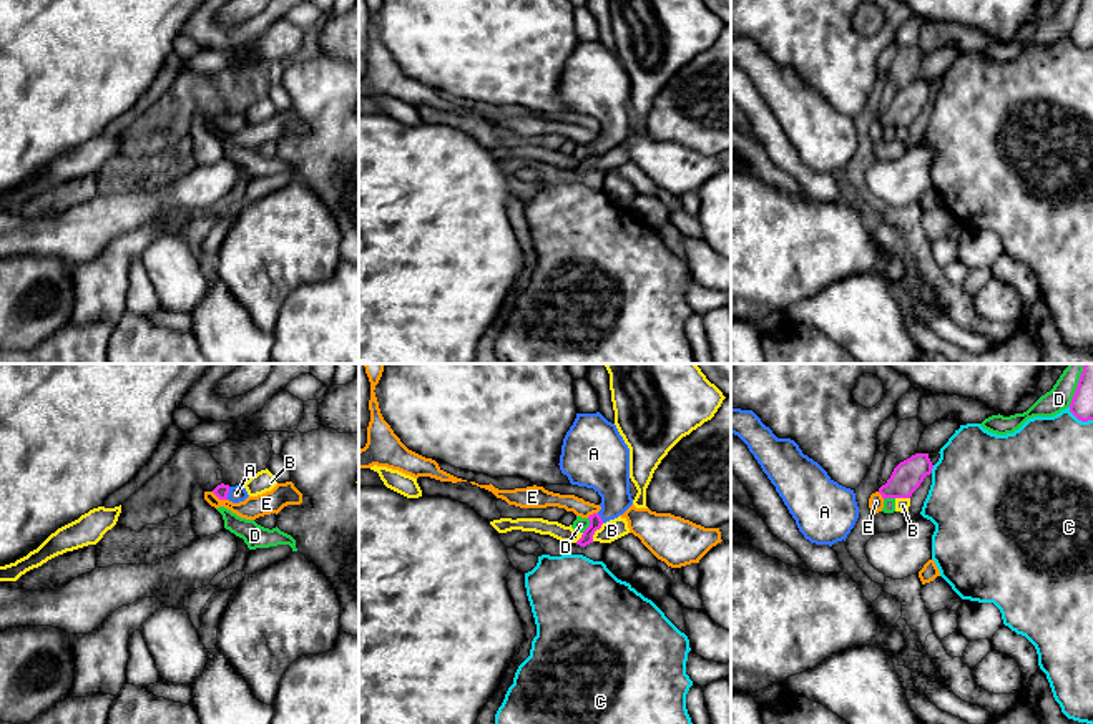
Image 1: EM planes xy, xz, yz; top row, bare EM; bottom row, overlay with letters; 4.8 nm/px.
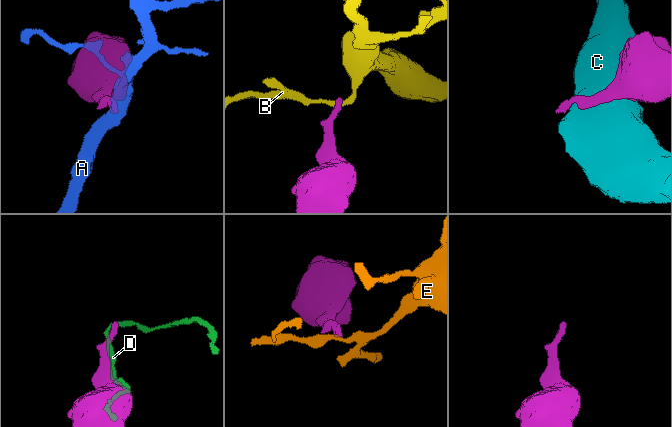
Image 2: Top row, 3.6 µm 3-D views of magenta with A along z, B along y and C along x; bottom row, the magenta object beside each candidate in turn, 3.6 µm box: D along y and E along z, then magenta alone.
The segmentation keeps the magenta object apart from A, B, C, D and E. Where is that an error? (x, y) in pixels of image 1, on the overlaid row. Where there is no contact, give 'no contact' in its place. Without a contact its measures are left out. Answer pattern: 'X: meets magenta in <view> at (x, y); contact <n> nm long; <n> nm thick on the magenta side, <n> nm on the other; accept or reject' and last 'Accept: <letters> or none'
A: meets magenta in xy at (228, 492); contact 70 nm long; 70 nm thick on the magenta side, 80 nm on the other; accept
B: meets magenta in xz at (595, 530); contact 110 nm long; 60 nm thick on the magenta side, 100 nm on the other; reject
C: meets magenta in yz at (932, 467); contact 40 nm long; 150 nm thick on the magenta side, 480 nm on the other; reject
D: meets magenta in xz at (590, 525); contact 80 nm long; 60 nm thick on the magenta side, 70 nm on the other; reject
E: meets magenta in xy at (220, 498); contact 90 nm long; 70 nm thick on the magenta side, 110 nm on the other; reject
Accept: A

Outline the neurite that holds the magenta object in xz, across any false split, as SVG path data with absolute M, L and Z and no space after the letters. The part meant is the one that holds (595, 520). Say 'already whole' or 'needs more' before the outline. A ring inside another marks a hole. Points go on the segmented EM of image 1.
needs more; M600 412L576 413L563 438L558 465L571 485L593 488L601 497L601 510L588 516L590 526L576 541L586 546L603 523L618 518L633 505L630 448L616 425Z

